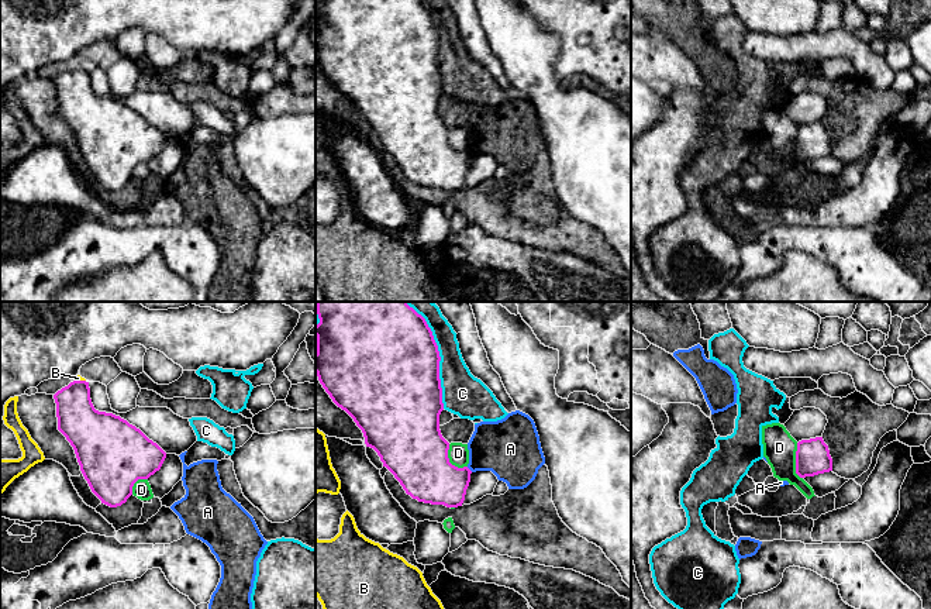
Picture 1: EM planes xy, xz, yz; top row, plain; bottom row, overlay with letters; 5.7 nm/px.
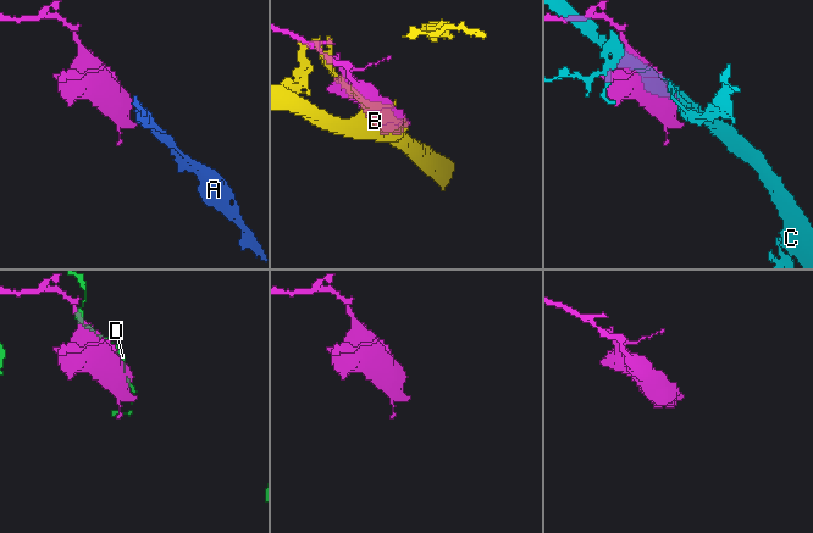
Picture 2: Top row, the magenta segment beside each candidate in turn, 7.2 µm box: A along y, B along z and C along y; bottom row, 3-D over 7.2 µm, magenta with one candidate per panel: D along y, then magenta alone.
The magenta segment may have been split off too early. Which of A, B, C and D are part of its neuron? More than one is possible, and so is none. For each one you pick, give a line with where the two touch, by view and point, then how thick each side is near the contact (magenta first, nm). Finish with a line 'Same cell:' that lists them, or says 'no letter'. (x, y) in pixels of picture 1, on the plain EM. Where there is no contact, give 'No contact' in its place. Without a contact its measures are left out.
Same cell: no letter

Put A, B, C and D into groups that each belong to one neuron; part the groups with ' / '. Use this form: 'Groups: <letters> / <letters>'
Groups: A / B / C / D

